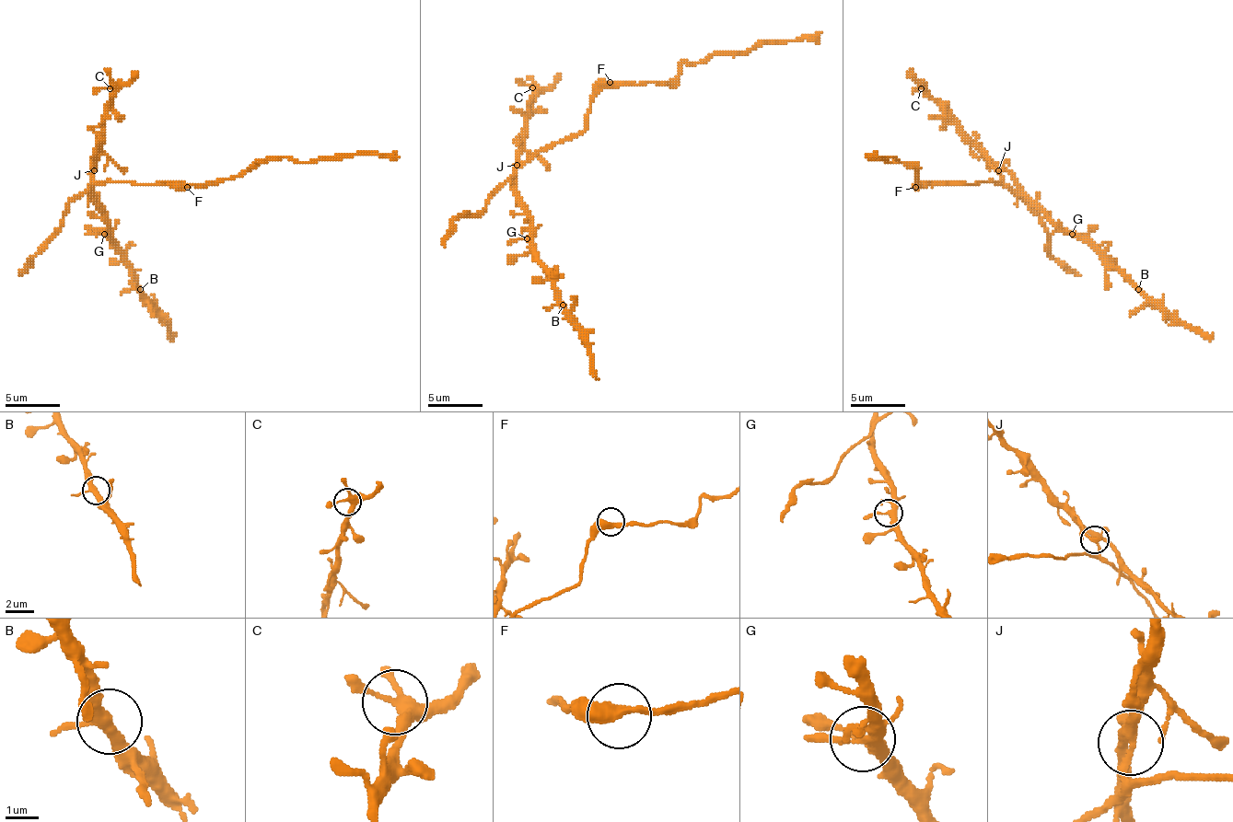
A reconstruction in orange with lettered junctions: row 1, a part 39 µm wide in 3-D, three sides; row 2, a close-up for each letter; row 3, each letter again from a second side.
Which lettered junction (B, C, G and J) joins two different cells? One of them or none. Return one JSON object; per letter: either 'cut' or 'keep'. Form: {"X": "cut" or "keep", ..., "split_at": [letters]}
{"B": "keep", "C": "keep", "G": "keep", "J": "cut", "split_at": ["J"]}

